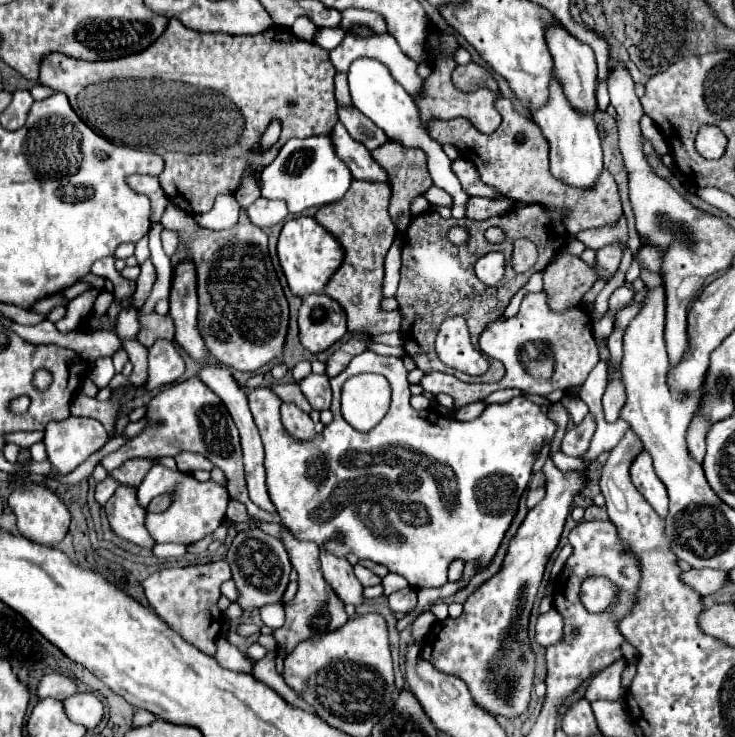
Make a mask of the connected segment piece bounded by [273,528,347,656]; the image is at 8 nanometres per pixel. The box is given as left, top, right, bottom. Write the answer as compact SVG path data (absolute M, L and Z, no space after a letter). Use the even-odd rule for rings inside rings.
M285 528L281 532L281 538L283 538L285 548L289 550L289 558L293 562L293 568L299 572L299 590L297 590L295 598L291 602L287 602L287 608L285 608L287 620L281 628L273 630L273 638L277 640L277 646L279 648L283 646L285 656L287 656L295 650L295 646L299 642L317 636L317 632L327 634L327 632L339 630L347 622L347 614L343 610L343 602L339 602L339 598L331 590L331 586L323 580L323 572L319 570L319 548L313 546L313 542L295 540L291 536L291 532Z

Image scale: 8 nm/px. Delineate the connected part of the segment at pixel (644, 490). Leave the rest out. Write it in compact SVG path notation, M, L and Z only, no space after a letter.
M647 450L639 452L639 456L633 460L631 480L633 480L635 488L643 494L643 498L653 506L653 510L661 518L665 518L669 512L669 496L667 496L663 482L659 480L659 476L653 470L653 462L651 462L651 456L647 454Z

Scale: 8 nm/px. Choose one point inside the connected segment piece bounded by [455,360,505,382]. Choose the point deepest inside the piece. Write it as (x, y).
(495, 373)

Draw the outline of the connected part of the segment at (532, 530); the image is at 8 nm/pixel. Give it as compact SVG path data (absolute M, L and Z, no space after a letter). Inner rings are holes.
M547 458L543 474L547 478L547 494L527 514L517 534L511 538L501 570L465 600L459 618L435 622L437 626L431 628L421 644L423 660L431 662L439 672L461 678L475 704L505 718L523 716L529 708L535 678L535 652L527 636L531 608L539 592L545 564L559 544L573 496L587 484L585 474L565 474L551 458Z

